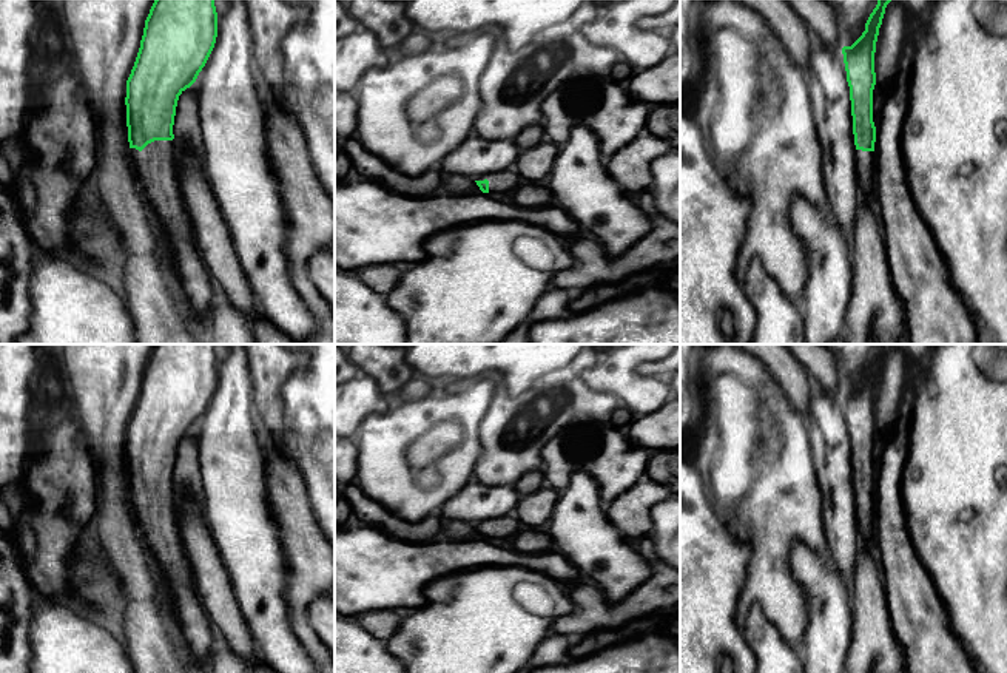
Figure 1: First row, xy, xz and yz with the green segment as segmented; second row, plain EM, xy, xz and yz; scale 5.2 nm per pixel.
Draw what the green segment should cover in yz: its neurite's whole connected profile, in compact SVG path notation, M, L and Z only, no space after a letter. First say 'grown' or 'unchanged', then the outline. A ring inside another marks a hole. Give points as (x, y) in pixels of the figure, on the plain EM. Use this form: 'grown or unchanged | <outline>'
grown | M877 344L877 350L870 360L862 381L851 392L842 394L851 446L856 523L859 539L868 545L876 534L876 472L873 468L874 398L879 374L890 347L891 344Z

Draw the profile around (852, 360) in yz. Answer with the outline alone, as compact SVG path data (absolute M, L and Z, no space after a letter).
M825 344L836 355L836 369L842 392L851 392L865 377L865 369L877 344Z

